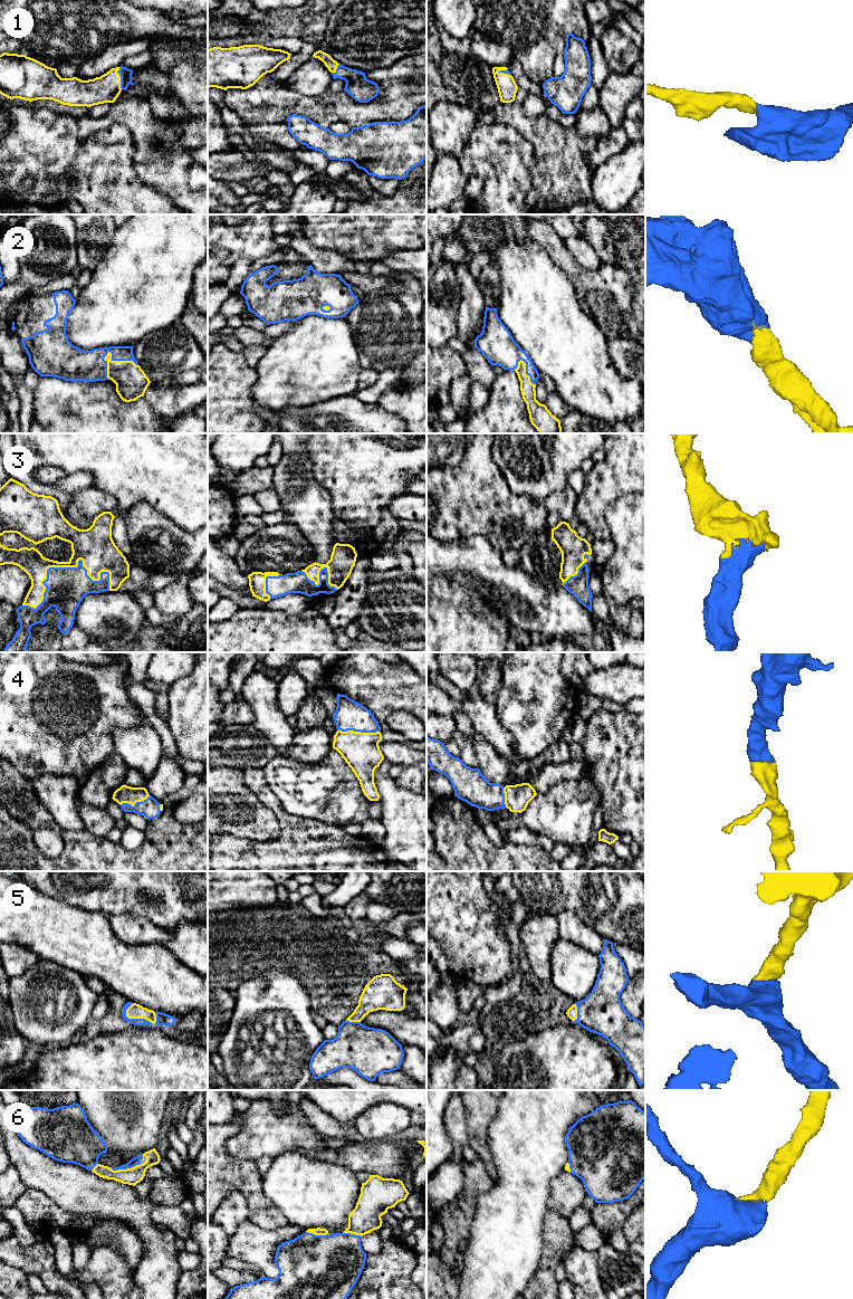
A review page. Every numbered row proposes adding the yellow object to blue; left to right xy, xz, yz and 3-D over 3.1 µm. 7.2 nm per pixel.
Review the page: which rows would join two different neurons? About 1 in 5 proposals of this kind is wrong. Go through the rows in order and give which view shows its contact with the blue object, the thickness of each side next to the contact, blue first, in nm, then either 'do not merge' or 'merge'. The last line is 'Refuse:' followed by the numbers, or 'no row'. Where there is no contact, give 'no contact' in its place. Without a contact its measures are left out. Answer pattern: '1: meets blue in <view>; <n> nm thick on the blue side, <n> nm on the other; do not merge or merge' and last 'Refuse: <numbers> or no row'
1: meets blue in xy; 90 nm thick on the blue side, 200 nm on the other; merge
2: meets blue in xy; 220 nm thick on the blue side, 220 nm on the other; merge
3: meets blue in xy; 280 nm thick on the blue side, 220 nm on the other; merge
4: meets blue in xz; 220 nm thick on the blue side, 260 nm on the other; merge
5: meets blue in xy; 50 nm thick on the blue side, 110 nm on the other; merge
6: meets blue in xy; 60 nm thick on the blue side, 120 nm on the other; merge
Refuse: no row

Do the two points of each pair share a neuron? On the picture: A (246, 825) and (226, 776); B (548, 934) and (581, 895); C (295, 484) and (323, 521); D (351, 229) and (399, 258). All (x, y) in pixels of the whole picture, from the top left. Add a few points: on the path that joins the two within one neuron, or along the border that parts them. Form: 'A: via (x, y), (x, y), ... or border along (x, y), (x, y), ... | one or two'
A: via (238, 813), (226, 801), (226, 789) | one
B: border along (532, 914), (552, 914), (555, 916) | two
C: via (299, 493), (304, 502), (314, 512) | one
D: border along (413, 248), (391, 249), (379, 260) | two

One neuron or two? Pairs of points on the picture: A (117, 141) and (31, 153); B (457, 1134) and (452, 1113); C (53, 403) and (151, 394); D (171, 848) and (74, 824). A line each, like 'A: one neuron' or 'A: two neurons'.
A: one neuron
B: one neuron
C: two neurons
D: two neurons

